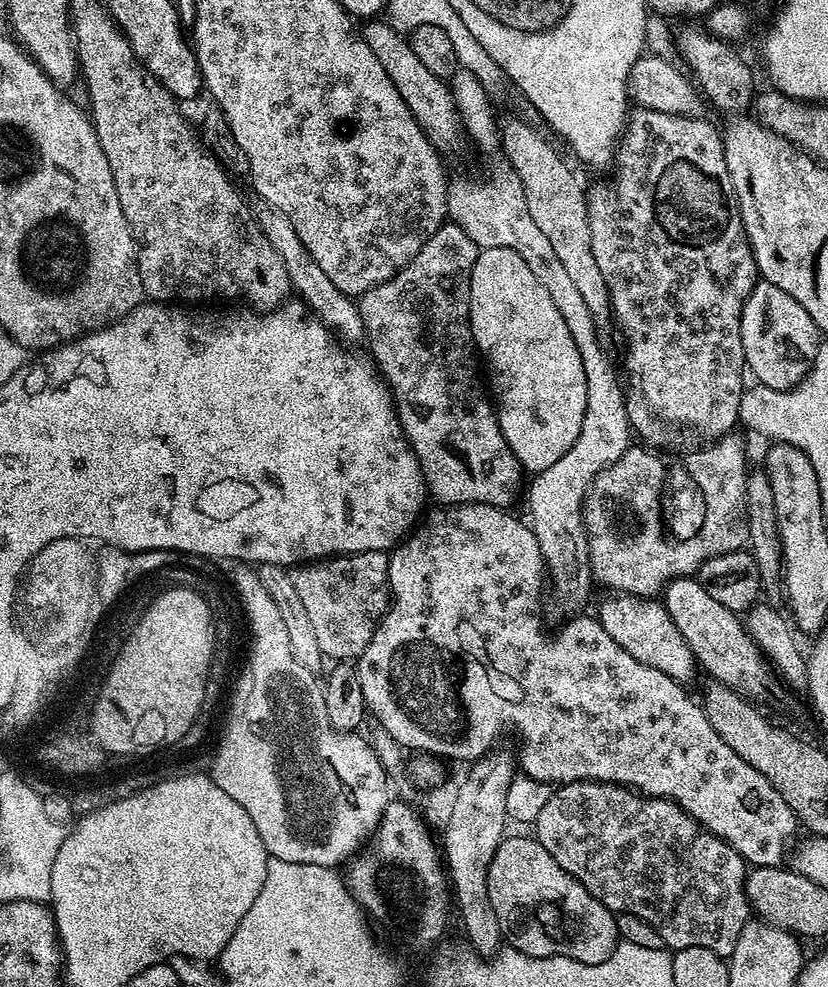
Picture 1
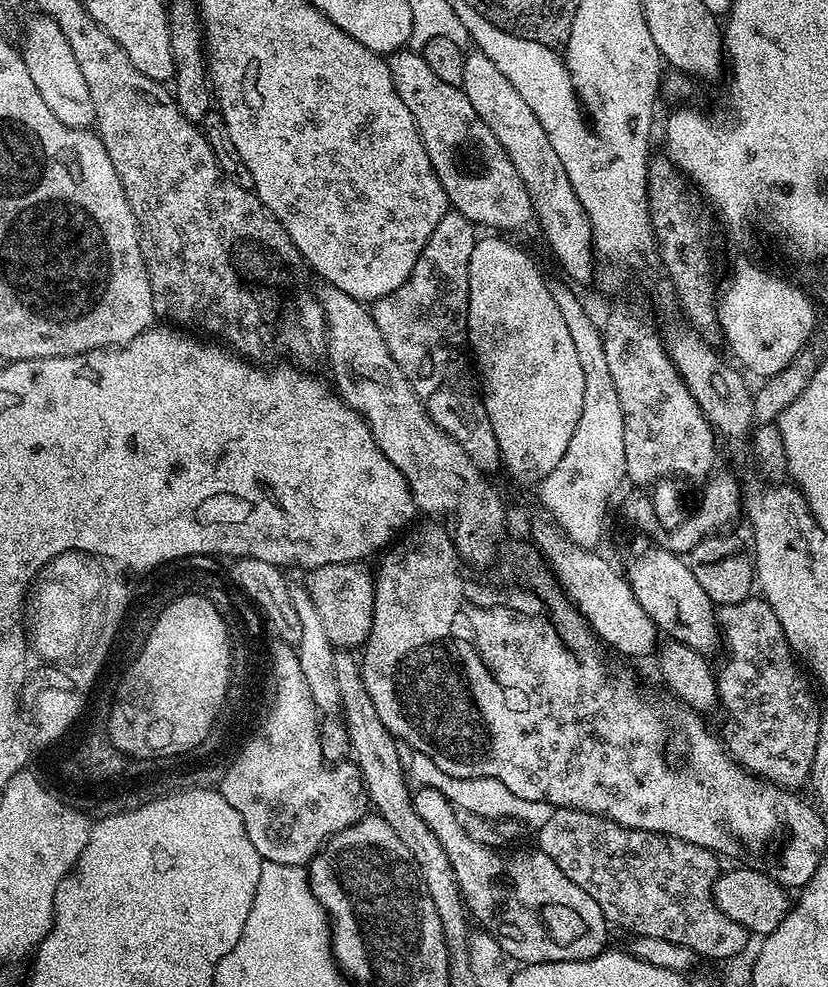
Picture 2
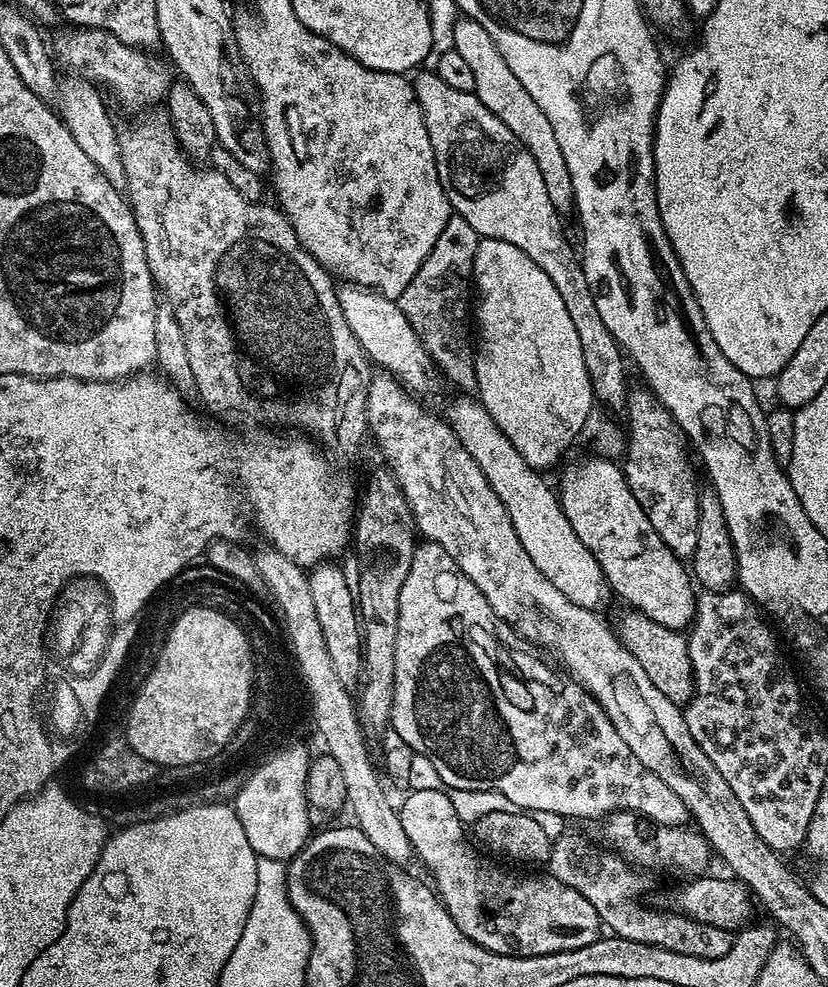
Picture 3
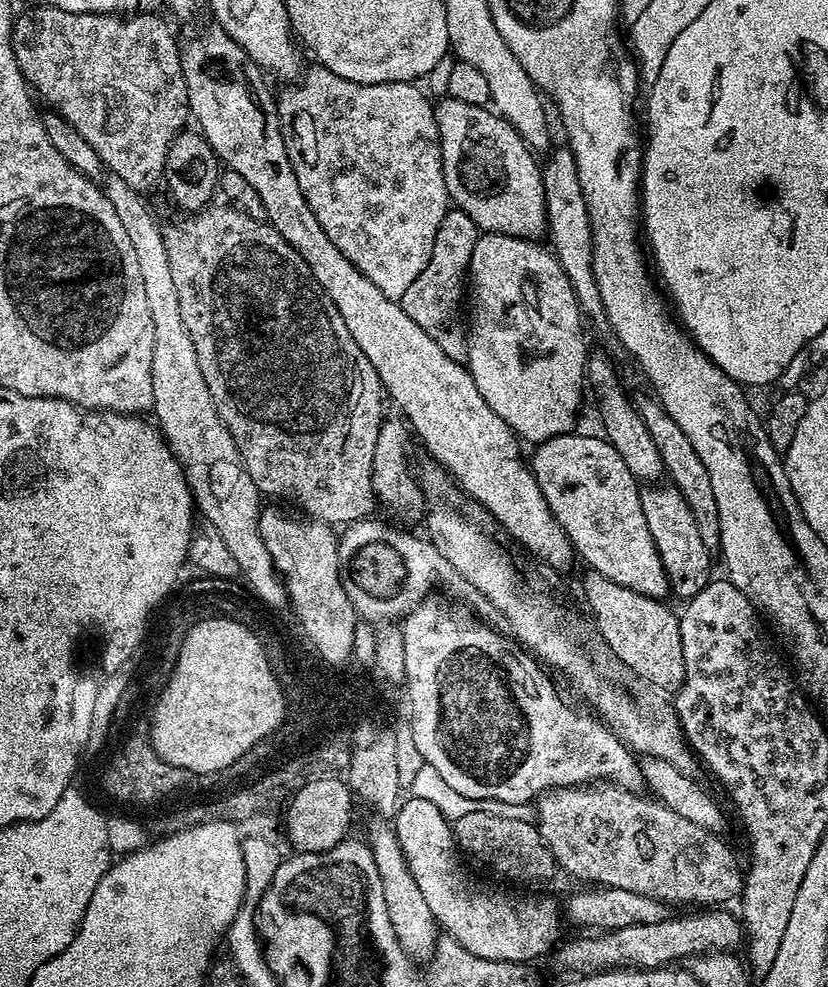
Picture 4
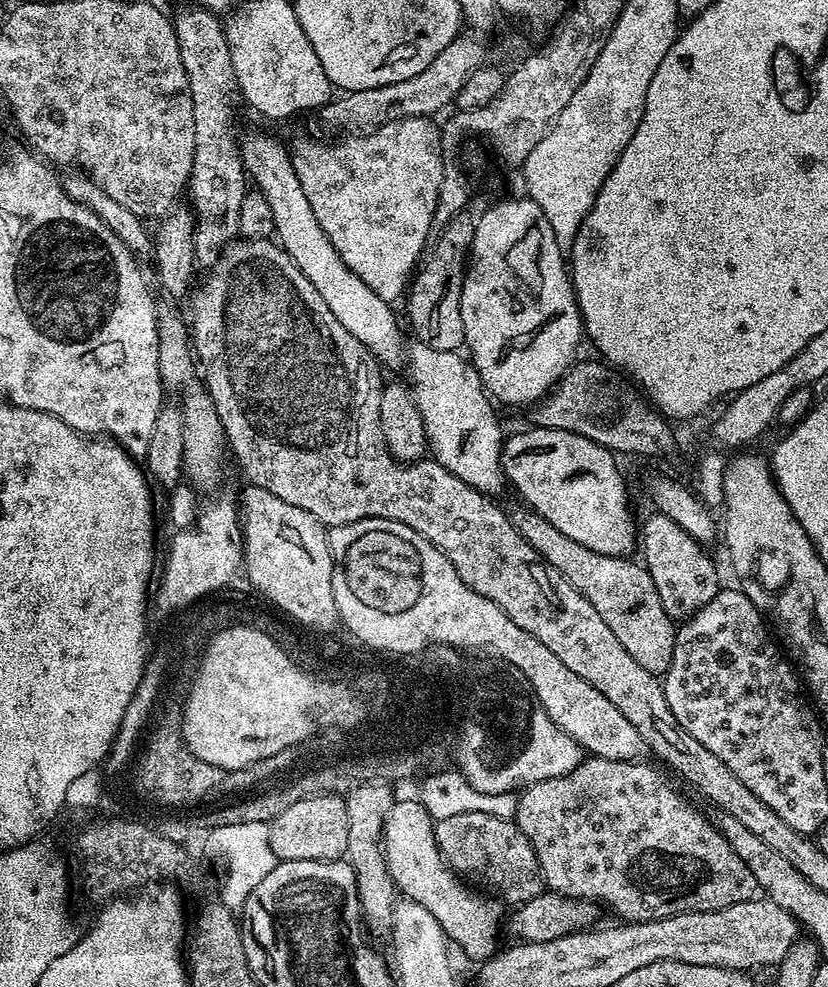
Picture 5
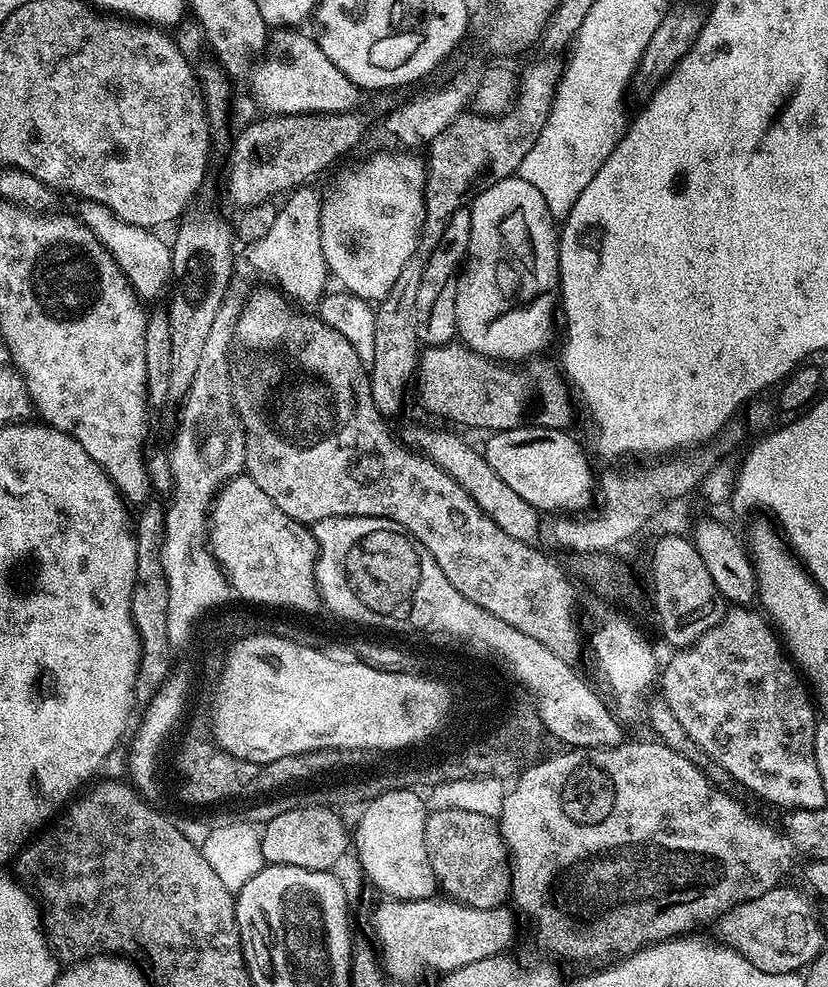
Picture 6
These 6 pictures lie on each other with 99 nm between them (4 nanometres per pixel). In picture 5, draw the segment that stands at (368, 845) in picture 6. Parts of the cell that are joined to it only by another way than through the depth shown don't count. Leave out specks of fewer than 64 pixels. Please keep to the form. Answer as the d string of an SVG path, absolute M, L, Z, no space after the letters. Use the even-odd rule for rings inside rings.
M397 799L393 803L384 822L383 850L389 878L395 887L407 899L426 906L426 910L438 918L438 926L442 926L455 947L457 944L475 962L483 962L496 955L500 924L502 928L501 901L469 886L449 868L438 850L432 815L419 799Z

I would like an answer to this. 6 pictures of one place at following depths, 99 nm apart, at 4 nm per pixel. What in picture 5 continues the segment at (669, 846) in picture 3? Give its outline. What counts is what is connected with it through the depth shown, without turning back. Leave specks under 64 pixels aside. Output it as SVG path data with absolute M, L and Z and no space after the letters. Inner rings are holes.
M589 755L587 758L580 761L580 765L574 770L570 770L570 774L562 774L562 778L550 778L549 780L543 780L537 784L529 784L527 788L523 789L519 793L518 803L516 806L516 814L514 817L514 823L522 830L522 834L526 834L526 838L532 843L532 849L534 854L538 858L540 863L540 873L544 876L545 885L551 891L556 892L559 896L573 896L575 900L590 900L597 905L609 908L612 912L617 912L619 919L624 922L646 922L647 920L661 920L662 918L670 918L674 914L682 914L683 912L705 912L706 910L722 910L726 906L734 906L738 902L746 902L753 899L754 896L754 881L750 870L746 866L746 862L742 862L742 858L738 858L738 854L734 854L734 850L730 850L730 842L726 842L726 838L720 833L719 828L711 819L708 820L699 812L696 808L691 808L688 805L688 800L675 788L674 785L668 781L669 773L665 771L663 767L657 766L655 763L644 764L640 760L607 760L606 758L598 758L597 756Z

